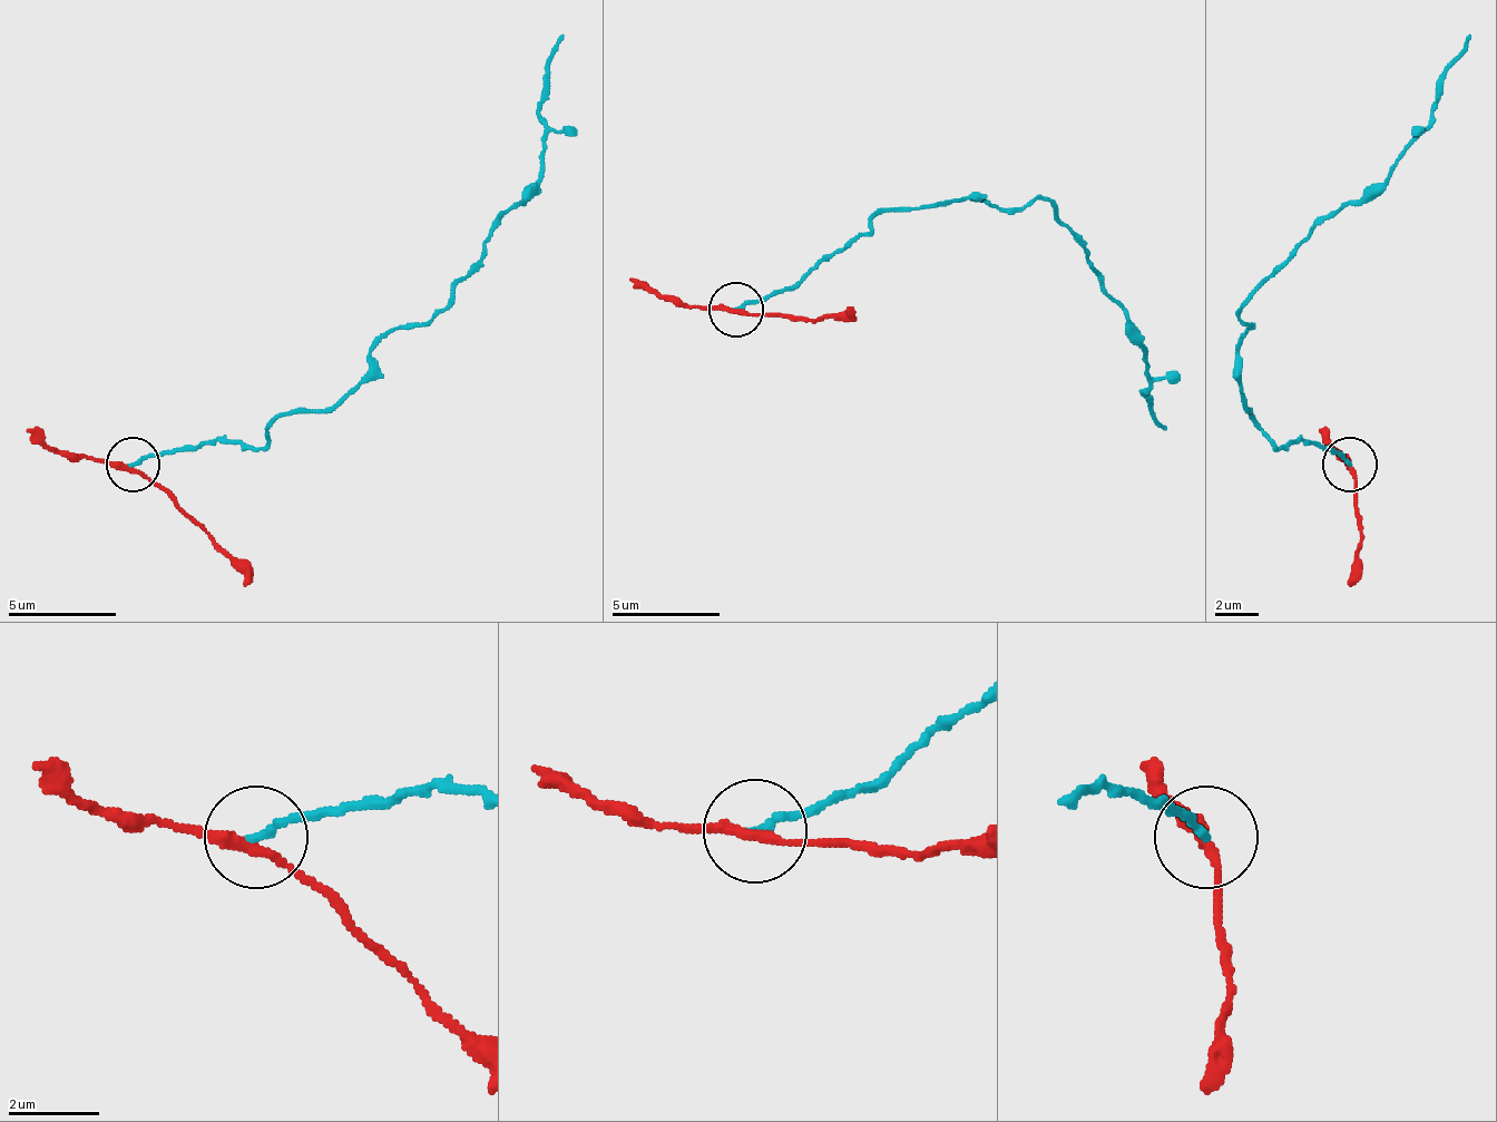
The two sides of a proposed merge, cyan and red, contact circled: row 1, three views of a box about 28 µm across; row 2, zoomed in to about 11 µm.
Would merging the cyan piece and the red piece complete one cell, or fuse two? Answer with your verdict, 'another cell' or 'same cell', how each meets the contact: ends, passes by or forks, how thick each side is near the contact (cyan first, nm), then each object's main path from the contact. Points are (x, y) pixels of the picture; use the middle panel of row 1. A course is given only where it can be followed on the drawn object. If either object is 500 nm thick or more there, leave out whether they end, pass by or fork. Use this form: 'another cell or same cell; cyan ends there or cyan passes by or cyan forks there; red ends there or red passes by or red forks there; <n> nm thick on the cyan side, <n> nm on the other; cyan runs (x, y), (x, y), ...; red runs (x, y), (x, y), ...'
another cell; cyan ends there; red passes by; 160 nm thick on the cyan side, 200 nm on the other; cyan runs (737, 308), (802, 281), (884, 210), (971, 198), (1026, 210), (1047, 198), (1145, 345), (1145, 394), (1167, 428); red runs (732, 308), (835, 319), (845, 308)

